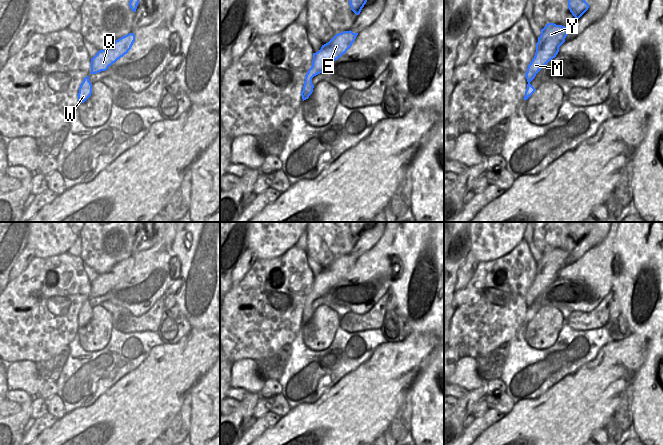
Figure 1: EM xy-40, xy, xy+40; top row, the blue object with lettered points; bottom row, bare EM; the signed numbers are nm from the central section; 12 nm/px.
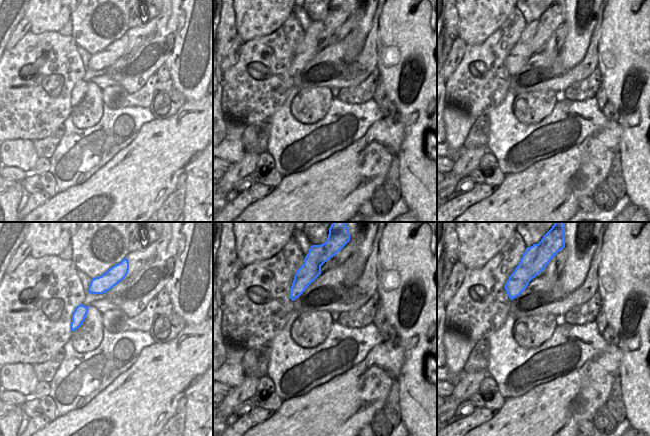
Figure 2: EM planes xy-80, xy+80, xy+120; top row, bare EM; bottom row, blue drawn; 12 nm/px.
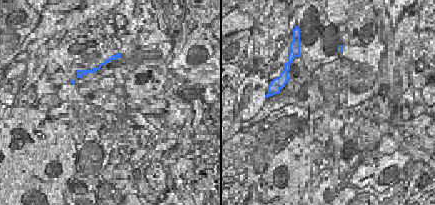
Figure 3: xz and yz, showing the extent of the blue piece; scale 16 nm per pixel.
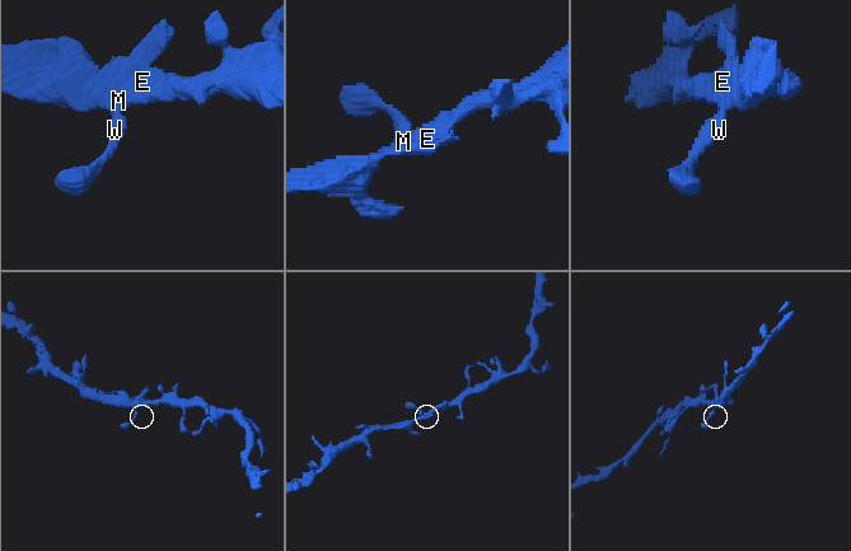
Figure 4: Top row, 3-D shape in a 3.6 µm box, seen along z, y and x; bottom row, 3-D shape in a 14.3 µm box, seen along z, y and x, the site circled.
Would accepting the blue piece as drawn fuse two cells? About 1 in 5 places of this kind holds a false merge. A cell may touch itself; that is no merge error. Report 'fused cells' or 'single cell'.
single cell

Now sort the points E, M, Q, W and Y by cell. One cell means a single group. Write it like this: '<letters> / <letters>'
E M Q W Y

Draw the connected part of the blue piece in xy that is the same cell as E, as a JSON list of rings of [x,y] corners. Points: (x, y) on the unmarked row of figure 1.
[[[351,254],[338,257],[328,267],[322,269],[318,276],[313,277],[312,290],[305,300],[301,316],[303,325],[308,323],[313,316],[312,302],[323,297],[332,286],[345,278],[352,270],[357,259],[358,257],[353,257]]]

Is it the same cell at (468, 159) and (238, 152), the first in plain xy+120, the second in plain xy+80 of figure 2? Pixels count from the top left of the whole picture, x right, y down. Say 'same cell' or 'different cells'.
different cells

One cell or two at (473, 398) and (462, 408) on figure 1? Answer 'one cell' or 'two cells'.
one cell

